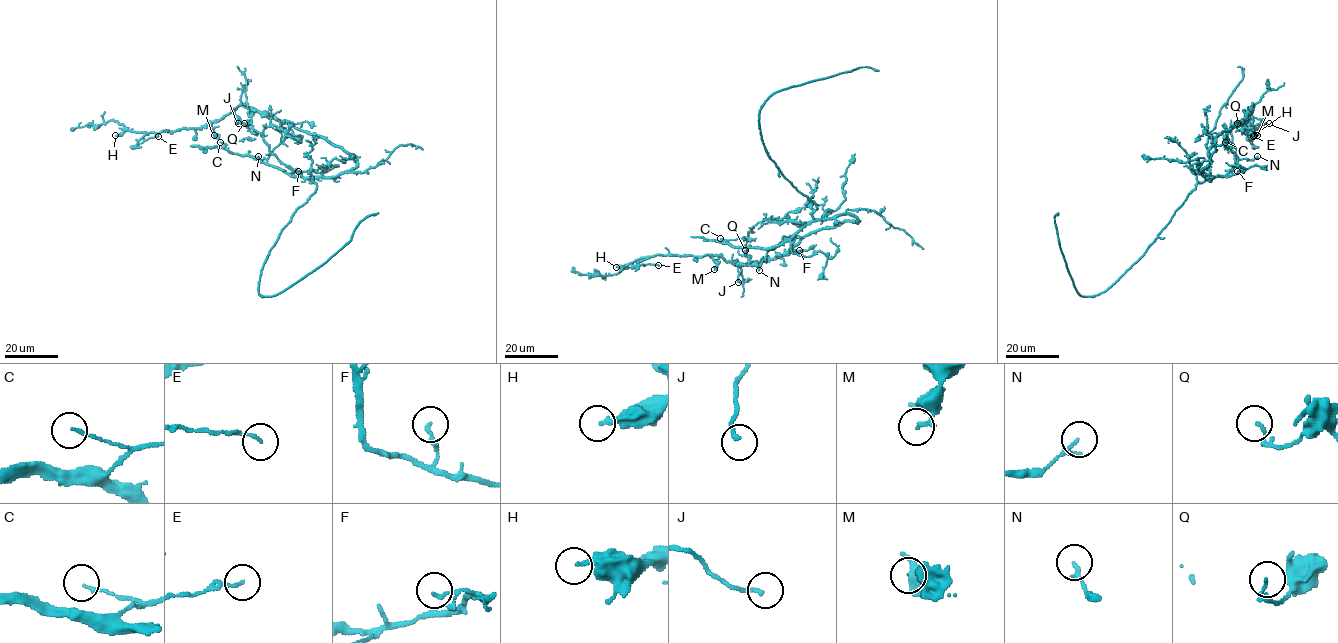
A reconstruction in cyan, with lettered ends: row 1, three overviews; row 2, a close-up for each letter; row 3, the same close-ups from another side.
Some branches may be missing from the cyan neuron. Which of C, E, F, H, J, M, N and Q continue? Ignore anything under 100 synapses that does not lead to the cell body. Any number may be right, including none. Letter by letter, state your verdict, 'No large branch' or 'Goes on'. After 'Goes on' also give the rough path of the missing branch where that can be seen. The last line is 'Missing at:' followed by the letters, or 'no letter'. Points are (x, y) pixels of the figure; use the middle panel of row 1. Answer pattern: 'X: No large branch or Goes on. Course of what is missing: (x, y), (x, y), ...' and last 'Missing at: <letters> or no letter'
C: No large branch
E: No large branch
F: No large branch
H: No large branch
J: No large branch
M: No large branch
N: No large branch
Q: No large branch
Missing at: no letter

